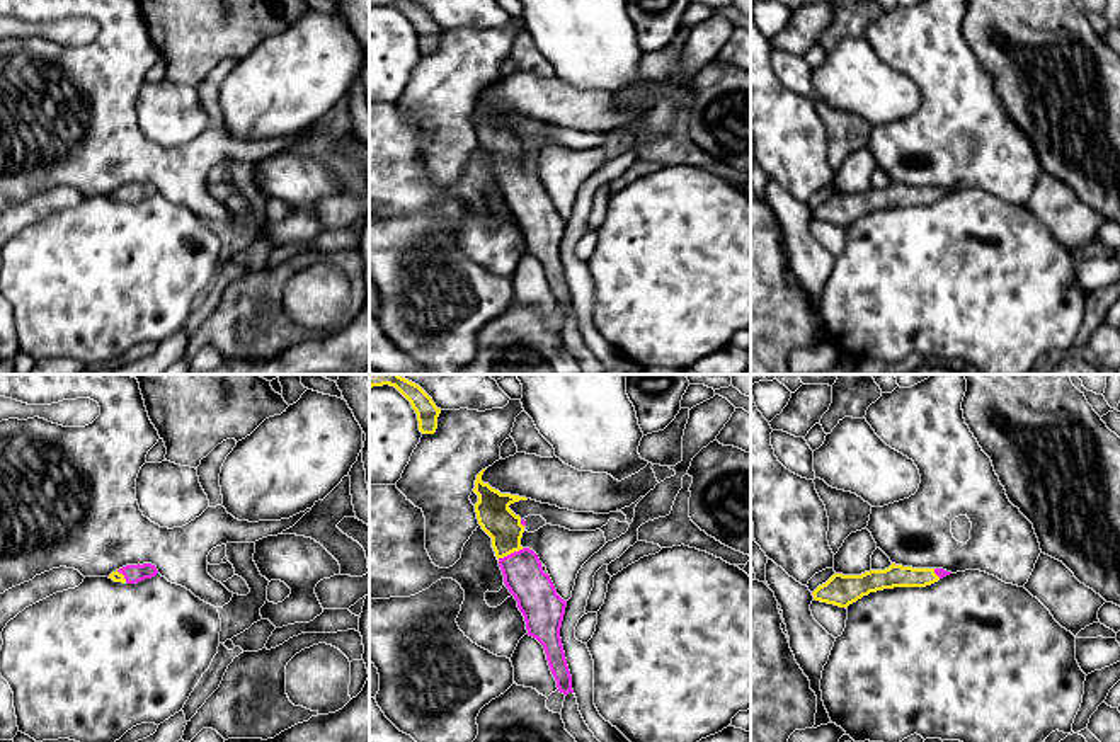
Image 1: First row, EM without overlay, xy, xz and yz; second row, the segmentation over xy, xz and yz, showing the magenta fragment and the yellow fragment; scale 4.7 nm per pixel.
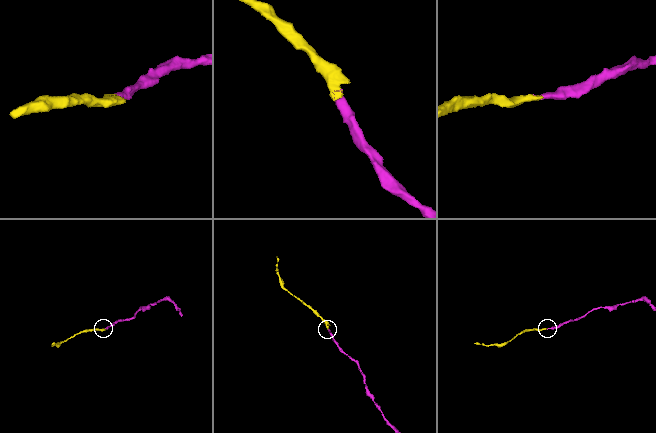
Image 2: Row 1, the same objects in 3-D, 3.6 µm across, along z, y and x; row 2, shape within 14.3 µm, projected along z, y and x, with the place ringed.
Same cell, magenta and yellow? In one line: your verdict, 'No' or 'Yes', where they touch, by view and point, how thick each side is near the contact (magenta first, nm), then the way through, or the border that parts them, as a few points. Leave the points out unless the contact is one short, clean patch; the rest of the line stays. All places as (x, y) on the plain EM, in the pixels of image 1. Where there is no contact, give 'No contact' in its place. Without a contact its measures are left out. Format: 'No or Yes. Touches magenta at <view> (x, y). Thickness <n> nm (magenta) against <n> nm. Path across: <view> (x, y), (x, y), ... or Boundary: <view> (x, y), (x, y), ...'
Yes. Touches magenta at xz (511, 172). Thickness 190 nm (magenta) against 160 nm. Path across: xz (537, 216), (511, 172), (506, 148), (492, 128)

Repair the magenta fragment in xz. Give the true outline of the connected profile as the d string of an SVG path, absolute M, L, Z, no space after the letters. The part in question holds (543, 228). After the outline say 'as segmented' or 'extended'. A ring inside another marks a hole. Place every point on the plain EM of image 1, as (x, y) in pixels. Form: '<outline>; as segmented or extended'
M482 88L477 94L475 107L473 107L473 111L478 114L478 121L475 123L478 143L492 157L492 167L499 179L499 186L504 194L504 203L517 220L517 226L524 235L526 248L528 248L526 254L536 257L543 264L550 289L557 300L557 306L558 306L557 310L567 315L569 311L574 311L572 294L567 284L567 277L560 257L560 247L562 247L567 220L563 220L557 213L557 208L550 194L543 191L538 174L533 168L521 165L521 157L524 151L526 140L516 134L509 128L509 124L528 117L511 112L500 112L499 109L492 107L489 102L483 102L482 100L483 90L485 88Z; extended

